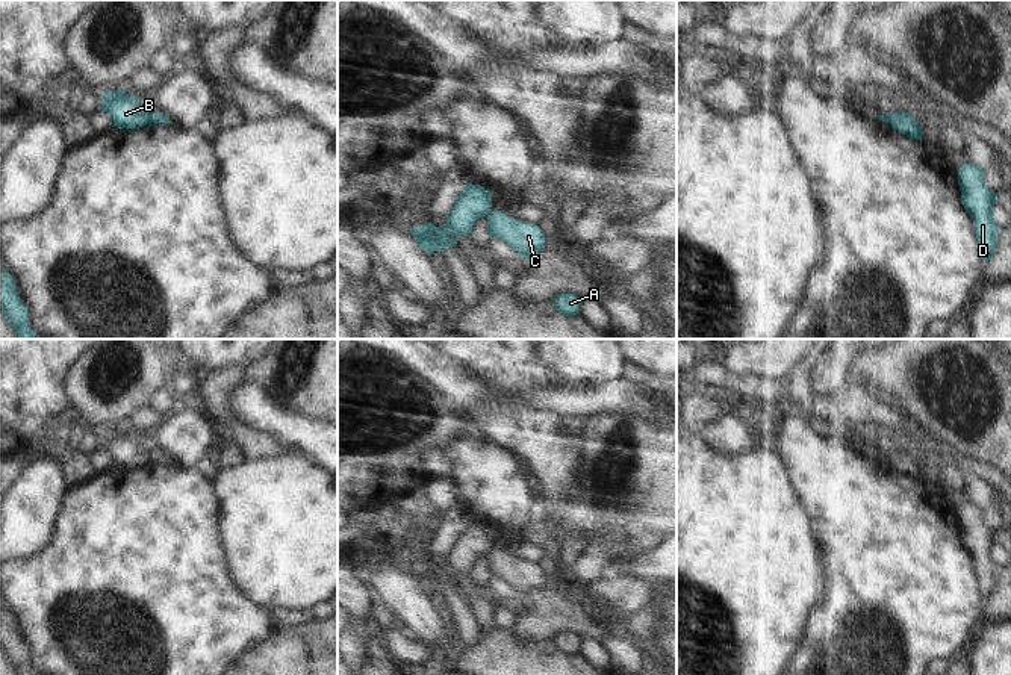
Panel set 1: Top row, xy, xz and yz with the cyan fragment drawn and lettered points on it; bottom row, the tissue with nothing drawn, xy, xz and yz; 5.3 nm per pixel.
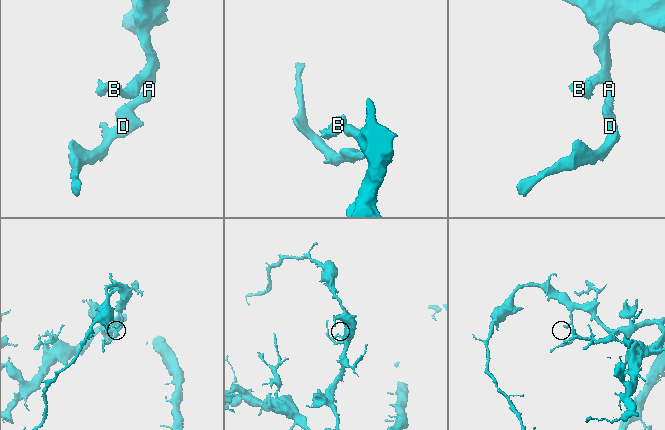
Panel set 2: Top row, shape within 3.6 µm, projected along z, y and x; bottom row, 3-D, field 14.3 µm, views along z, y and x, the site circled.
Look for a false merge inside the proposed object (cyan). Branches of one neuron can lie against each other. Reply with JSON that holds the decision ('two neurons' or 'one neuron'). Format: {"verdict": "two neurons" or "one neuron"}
{"verdict": "two neurons"}

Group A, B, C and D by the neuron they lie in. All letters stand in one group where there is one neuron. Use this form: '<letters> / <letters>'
A C D / B

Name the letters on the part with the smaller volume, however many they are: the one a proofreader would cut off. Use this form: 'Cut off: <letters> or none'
Cut off: B.

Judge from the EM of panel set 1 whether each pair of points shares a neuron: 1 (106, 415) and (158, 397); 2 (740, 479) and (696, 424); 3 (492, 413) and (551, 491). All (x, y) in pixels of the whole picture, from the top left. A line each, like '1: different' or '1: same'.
1: different
2: different
3: same

